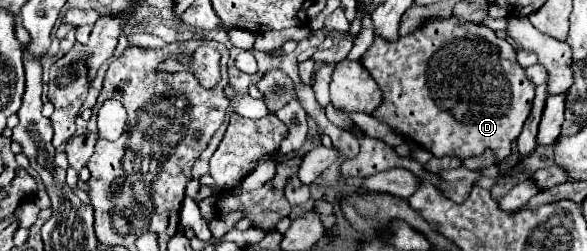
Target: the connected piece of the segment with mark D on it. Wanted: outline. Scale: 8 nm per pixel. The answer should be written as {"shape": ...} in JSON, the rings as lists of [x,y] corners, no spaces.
{"shape":[[[455,17],[431,19],[423,29],[399,37],[397,43],[375,37],[373,45],[361,57],[361,63],[383,91],[383,103],[375,111],[375,117],[389,123],[397,133],[411,137],[435,157],[455,155],[467,159],[481,155],[485,149],[493,149],[499,161],[507,159],[511,143],[521,135],[535,99],[535,85],[517,63],[515,47],[507,39],[499,39],[493,29]]]}

